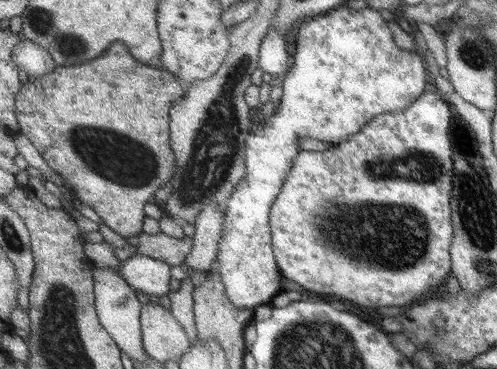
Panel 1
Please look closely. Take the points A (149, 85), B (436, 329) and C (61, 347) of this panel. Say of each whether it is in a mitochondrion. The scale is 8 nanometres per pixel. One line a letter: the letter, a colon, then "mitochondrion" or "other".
A: other
B: mitochondrion
C: mitochondrion

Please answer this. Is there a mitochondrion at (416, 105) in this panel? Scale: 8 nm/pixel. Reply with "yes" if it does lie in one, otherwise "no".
no

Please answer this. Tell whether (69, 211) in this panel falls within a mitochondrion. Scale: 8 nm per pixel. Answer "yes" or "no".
no

